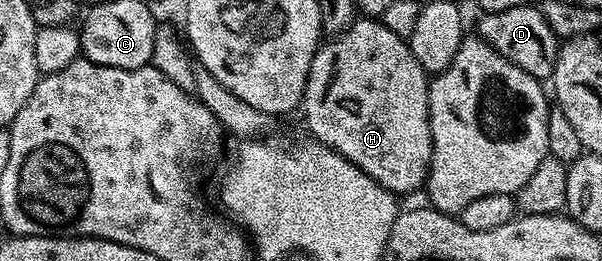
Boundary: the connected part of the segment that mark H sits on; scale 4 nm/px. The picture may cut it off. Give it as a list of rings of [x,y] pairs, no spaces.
[[[362,16],[346,33],[326,40],[313,57],[303,98],[308,132],[328,149],[343,155],[343,159],[355,163],[359,171],[371,175],[375,183],[387,187],[392,193],[413,193],[425,184],[433,150],[429,82],[425,69],[419,67],[415,55],[411,55],[406,38],[395,35],[395,31],[387,31],[380,20]]]

